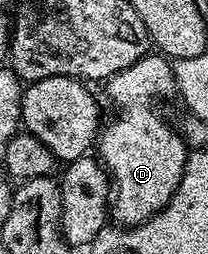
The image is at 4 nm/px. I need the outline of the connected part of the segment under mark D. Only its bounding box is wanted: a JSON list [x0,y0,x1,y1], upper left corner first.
[96,51,188,226]

